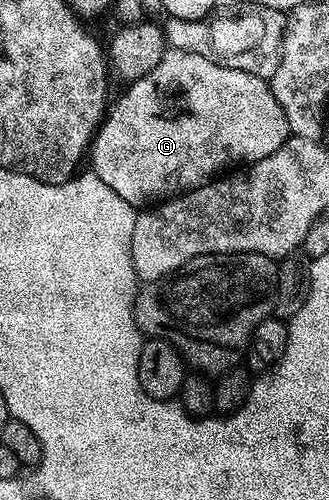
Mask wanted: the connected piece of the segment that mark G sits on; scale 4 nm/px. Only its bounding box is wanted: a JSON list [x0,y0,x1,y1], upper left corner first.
[90,49,290,204]

